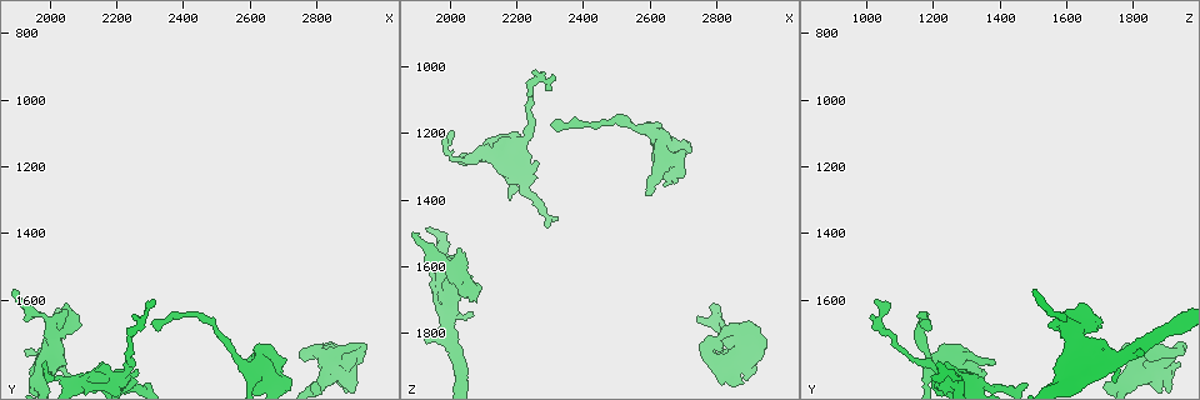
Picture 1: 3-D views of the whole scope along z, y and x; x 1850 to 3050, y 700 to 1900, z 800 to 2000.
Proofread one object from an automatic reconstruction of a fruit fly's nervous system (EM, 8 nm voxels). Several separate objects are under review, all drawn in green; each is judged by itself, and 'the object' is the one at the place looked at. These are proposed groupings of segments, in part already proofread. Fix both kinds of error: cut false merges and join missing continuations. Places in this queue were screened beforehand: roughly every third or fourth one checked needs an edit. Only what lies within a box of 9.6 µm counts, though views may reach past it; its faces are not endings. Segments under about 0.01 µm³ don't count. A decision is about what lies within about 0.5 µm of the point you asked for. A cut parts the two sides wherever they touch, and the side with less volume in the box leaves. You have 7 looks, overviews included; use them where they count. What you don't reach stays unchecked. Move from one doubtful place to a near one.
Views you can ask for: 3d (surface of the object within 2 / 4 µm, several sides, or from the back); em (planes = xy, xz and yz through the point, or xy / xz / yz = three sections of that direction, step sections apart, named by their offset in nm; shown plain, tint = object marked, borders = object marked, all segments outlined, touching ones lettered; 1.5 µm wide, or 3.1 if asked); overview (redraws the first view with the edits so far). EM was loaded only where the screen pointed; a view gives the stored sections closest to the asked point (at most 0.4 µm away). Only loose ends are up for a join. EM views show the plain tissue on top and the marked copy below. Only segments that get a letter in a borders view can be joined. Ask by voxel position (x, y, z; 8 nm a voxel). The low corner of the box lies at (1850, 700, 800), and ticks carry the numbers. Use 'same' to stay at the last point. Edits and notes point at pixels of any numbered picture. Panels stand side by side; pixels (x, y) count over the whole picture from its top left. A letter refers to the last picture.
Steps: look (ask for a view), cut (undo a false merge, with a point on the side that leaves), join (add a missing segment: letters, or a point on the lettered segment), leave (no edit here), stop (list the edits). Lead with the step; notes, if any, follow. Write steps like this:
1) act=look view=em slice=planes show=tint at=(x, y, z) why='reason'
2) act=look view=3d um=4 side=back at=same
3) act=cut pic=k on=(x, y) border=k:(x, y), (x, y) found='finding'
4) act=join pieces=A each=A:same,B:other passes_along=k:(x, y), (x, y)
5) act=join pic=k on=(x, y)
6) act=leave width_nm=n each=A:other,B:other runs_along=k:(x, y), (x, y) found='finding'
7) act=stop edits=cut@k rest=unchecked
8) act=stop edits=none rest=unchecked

act=look view=em slice=planes show=borders at=(1930, 1770, 1830) why='free end'

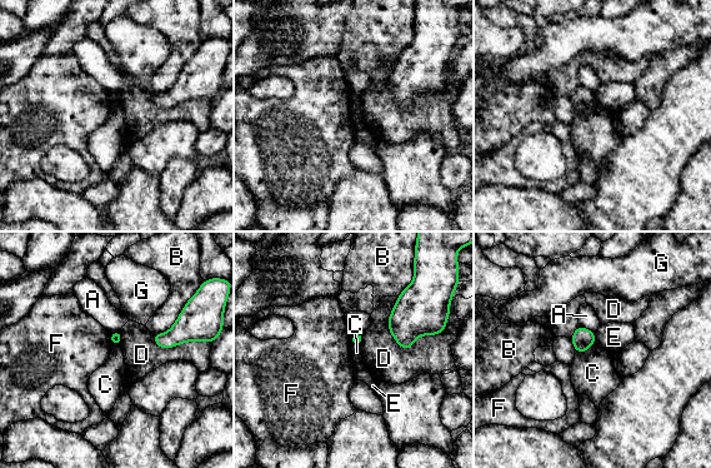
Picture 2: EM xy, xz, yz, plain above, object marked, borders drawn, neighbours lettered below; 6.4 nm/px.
act=leave each=A:other,B:other,C:other,D:other,E:other,F:other,G:other border=2:(595, 343), (584, 352), (576, 353) found='none of them fits'

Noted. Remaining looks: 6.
act=look view=em slice=planes show=borders at=(2140, 1810, 1220) why='branch stops here'

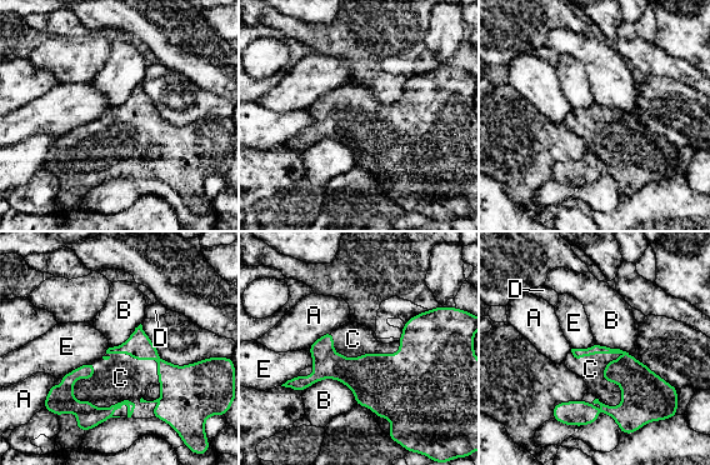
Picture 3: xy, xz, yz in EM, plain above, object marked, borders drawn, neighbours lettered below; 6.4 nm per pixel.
act=join pieces=C each=A:other,B:other,C:same,D:other,E:other found='it goes on there'

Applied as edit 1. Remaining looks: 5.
act=stop edits=join@3 rest=unchecked

